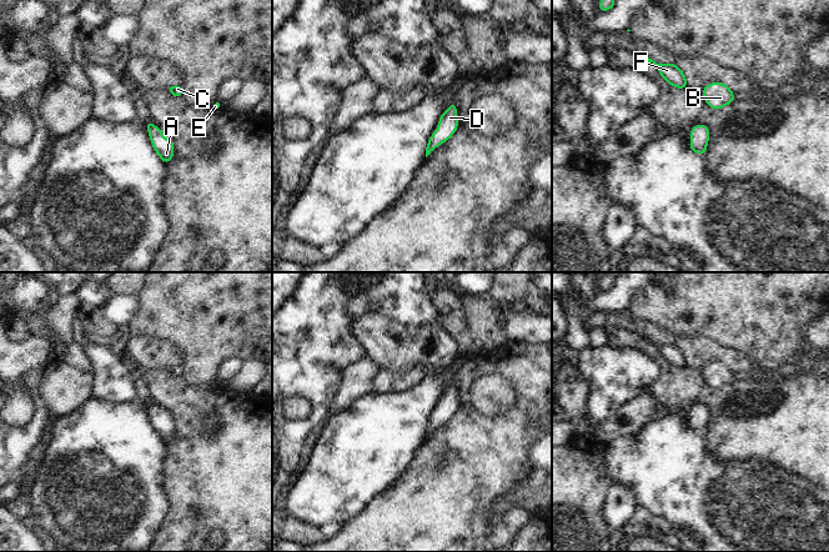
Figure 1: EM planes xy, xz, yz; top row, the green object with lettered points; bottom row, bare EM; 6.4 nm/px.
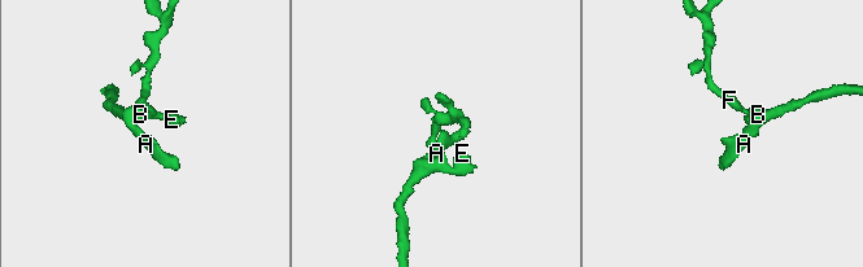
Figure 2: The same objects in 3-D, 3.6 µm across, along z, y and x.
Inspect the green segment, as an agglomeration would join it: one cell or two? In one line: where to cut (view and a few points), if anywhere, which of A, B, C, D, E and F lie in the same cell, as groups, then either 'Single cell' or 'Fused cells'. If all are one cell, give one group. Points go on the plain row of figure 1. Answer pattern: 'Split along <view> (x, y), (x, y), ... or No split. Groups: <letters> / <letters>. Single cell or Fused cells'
No split. Groups: A B C D E F. Single cell.

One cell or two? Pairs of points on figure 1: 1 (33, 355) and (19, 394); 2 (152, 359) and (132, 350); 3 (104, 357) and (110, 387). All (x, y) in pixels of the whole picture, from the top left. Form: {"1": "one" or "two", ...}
{"1": "one", "2": "one", "3": "one"}

